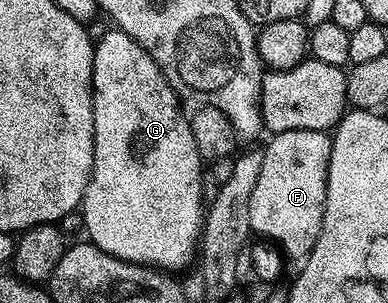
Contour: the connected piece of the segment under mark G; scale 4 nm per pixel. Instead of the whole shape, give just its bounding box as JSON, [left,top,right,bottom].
[79,28,207,271]

